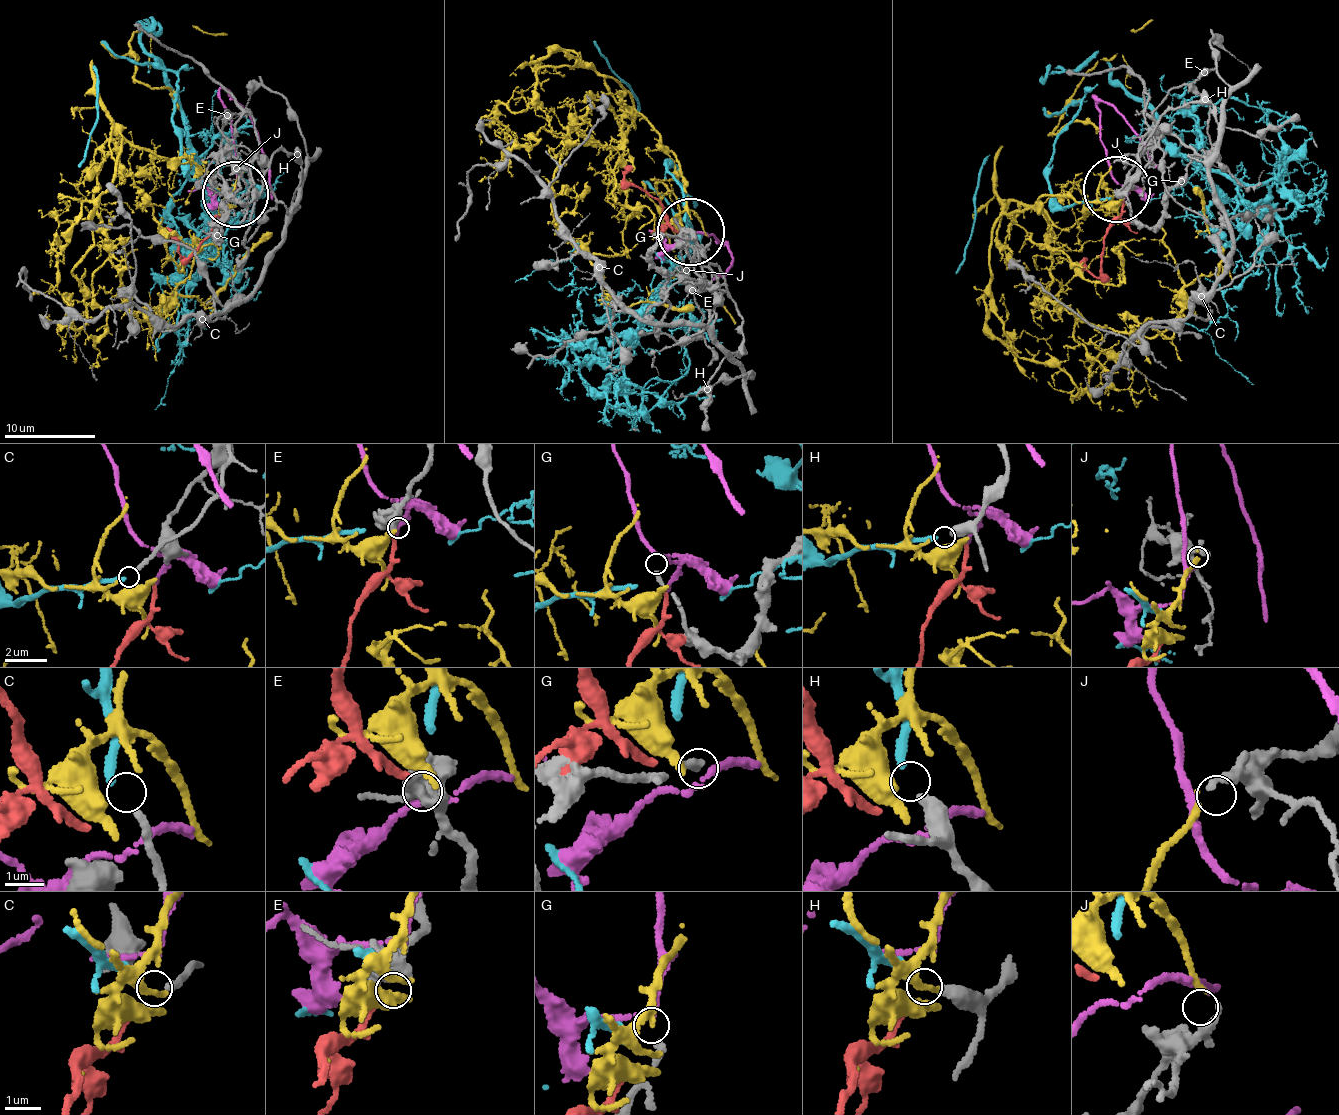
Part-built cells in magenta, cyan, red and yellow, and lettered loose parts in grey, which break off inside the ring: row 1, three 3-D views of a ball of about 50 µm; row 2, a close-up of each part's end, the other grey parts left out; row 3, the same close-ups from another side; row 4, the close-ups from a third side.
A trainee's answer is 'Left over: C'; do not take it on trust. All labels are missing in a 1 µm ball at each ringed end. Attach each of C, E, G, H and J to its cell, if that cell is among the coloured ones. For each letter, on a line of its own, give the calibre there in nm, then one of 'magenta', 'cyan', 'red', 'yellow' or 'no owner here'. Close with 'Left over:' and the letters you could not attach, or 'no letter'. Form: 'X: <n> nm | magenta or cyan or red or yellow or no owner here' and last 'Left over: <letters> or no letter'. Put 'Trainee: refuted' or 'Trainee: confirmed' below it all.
C: 180 nm | no owner here
E: 400 nm | red
G: 170 nm | magenta
H: 420 nm | cyan
J: 300 nm | yellow
Left over: C
Trainee: confirmed

